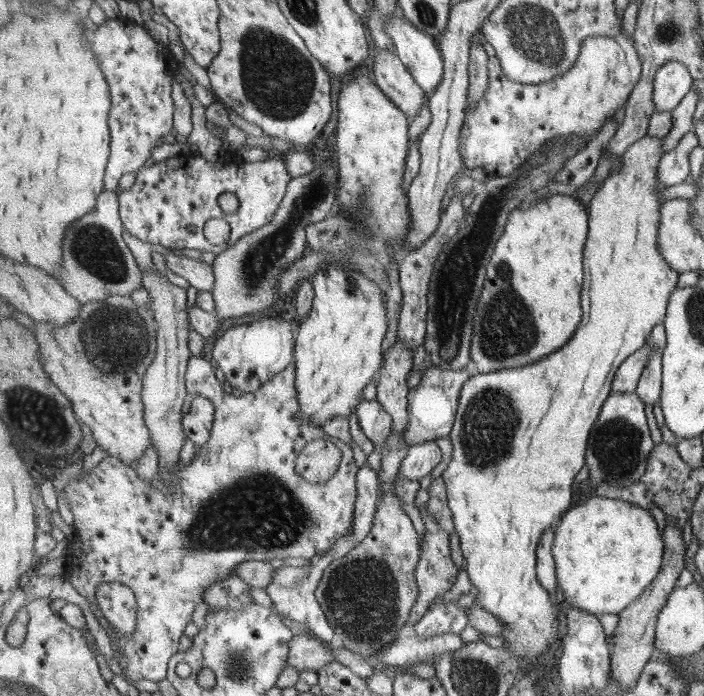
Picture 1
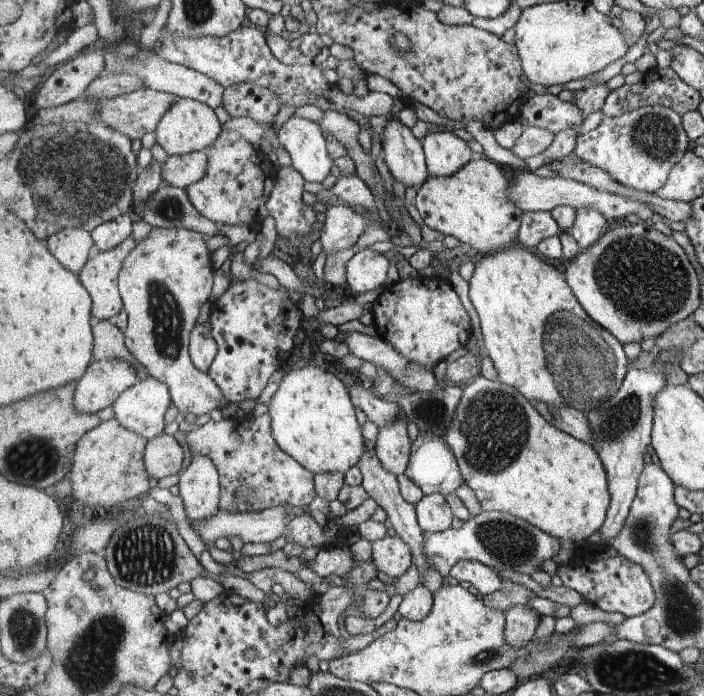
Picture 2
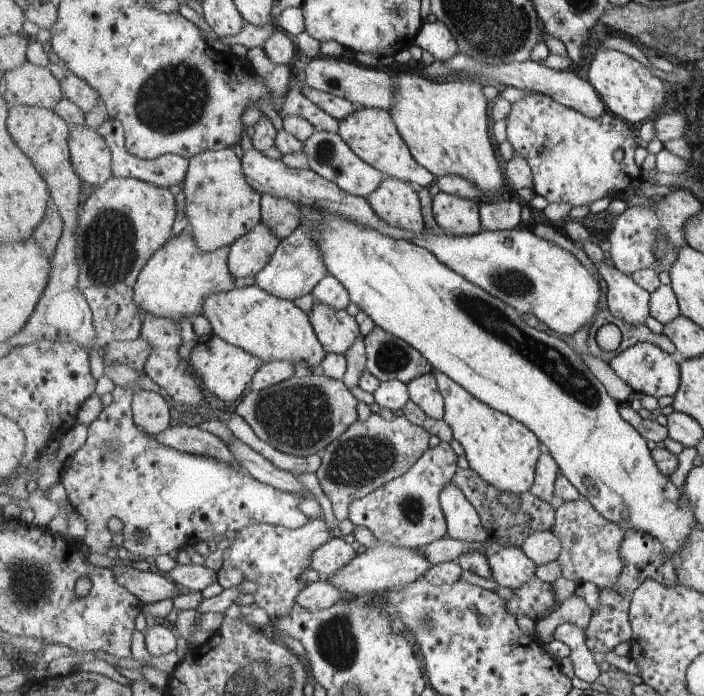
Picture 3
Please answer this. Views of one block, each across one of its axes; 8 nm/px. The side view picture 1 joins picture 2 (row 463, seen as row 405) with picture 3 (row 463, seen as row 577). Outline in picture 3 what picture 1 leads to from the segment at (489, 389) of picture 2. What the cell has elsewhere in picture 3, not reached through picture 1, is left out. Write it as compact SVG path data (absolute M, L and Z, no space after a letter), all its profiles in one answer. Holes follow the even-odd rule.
M437 371L434 376L446 401L444 420L464 449L470 468L505 493L530 492L536 482L536 469L542 454L539 438L523 422L474 398L444 373Z

